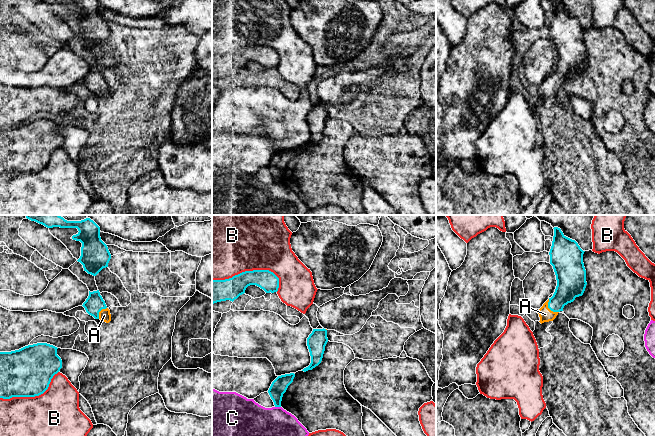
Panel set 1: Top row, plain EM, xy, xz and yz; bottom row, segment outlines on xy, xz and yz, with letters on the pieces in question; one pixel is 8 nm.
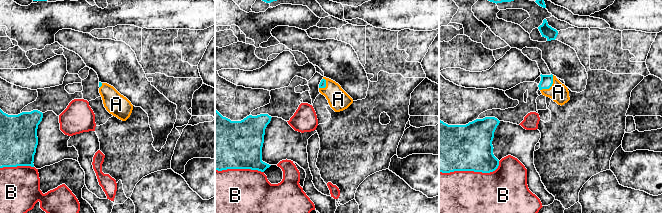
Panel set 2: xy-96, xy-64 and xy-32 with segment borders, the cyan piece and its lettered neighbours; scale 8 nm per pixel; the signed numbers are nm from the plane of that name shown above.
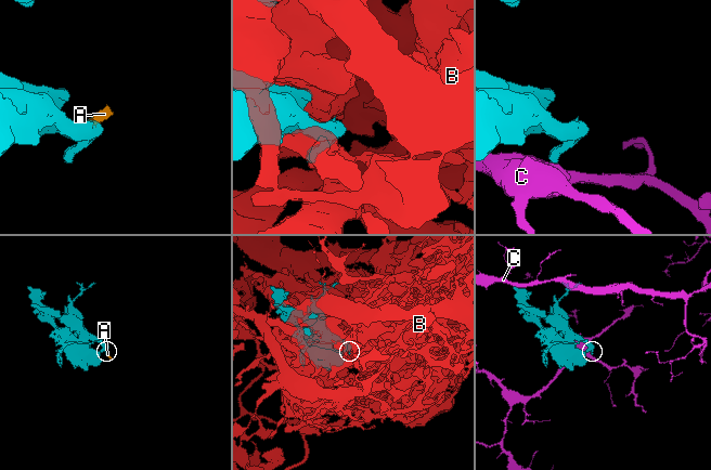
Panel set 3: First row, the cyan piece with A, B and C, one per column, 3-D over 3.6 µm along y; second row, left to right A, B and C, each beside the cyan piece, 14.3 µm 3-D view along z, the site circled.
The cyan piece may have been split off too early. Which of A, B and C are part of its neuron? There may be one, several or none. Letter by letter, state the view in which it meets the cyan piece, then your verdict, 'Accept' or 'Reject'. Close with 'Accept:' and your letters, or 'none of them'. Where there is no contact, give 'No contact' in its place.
A: Touches cyan in yz. Accept
B: Touches cyan in xz. Reject
C: Touches cyan in xz. Reject
Accept: A

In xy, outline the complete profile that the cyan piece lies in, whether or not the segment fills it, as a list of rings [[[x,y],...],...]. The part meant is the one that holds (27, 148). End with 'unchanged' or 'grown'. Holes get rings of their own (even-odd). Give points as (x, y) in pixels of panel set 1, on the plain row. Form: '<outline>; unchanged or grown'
[[[37,119],[11,128],[0,128],[0,174],[35,173],[43,170],[53,152],[62,144],[57,125],[47,119]]]; unchanged

